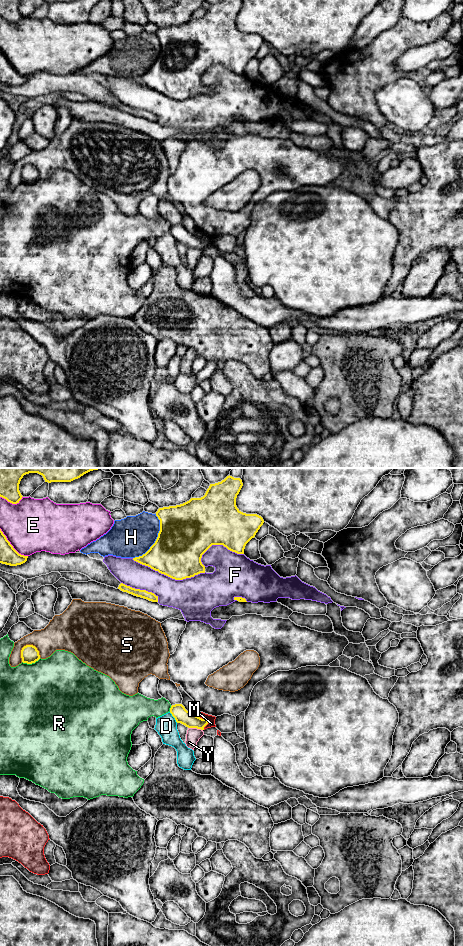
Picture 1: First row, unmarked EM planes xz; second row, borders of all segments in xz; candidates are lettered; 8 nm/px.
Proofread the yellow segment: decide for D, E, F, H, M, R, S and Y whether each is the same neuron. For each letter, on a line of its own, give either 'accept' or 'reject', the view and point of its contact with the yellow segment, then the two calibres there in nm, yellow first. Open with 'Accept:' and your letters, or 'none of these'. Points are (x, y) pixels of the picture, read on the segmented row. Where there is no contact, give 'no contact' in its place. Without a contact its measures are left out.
Accept: none of these
D: reject; meets yellow in xz at (173, 716); 120 nm thick on the yellow side, 170 nm on the other
E: reject; meets yellow in xz at (11, 545); 140 nm thick on the yellow side, 440 nm on the other
F: reject; meets yellow in xz at (169, 576); 400 nm thick on the yellow side, 300 nm on the other
H: reject; meets yellow in xz at (156, 539); 440 nm thick on the yellow side, 320 nm on the other
M: reject; meets yellow in xz at (205, 719); 120 nm thick on the yellow side, 60 nm on the other
R: reject; meets yellow in xz at (31, 663); 140 nm thick on the yellow side, 500 nm on the other
S: reject; meets yellow in xz at (32, 645); 140 nm thick on the yellow side, 260 nm on the other
Y: reject; meets yellow in xz at (195, 727); 120 nm thick on the yellow side, 120 nm on the other

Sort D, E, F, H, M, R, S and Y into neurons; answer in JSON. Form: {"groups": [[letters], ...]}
{"groups": [["D"], ["E"], ["F"], ["H"], ["M", "Y"], ["R"], ["S"]]}

